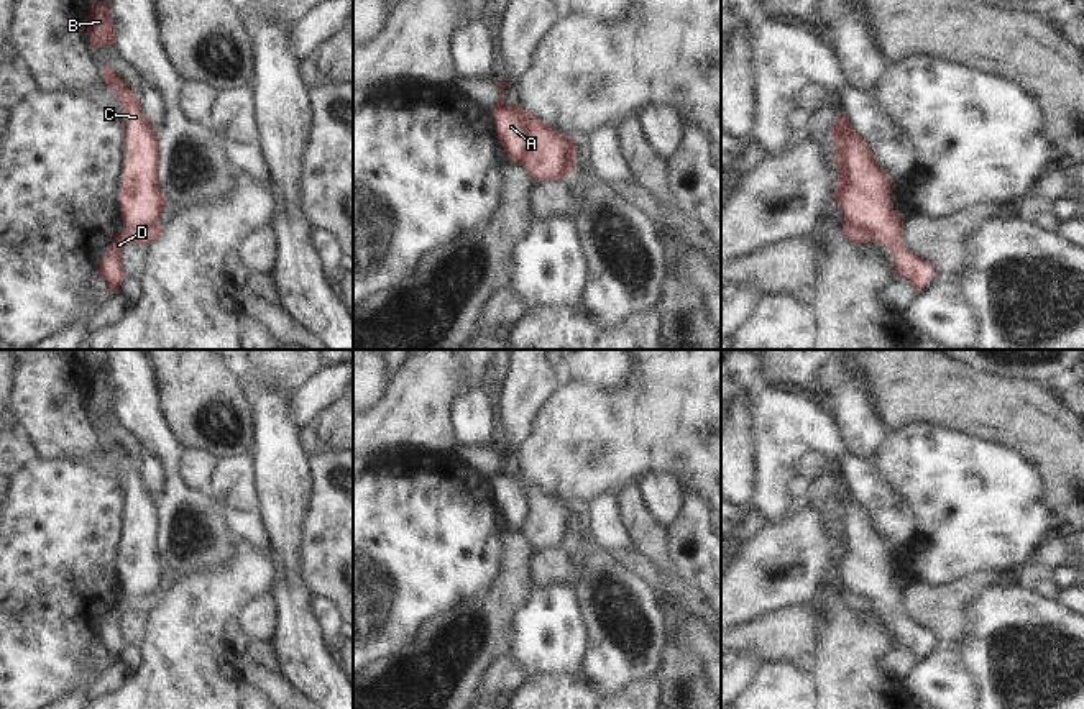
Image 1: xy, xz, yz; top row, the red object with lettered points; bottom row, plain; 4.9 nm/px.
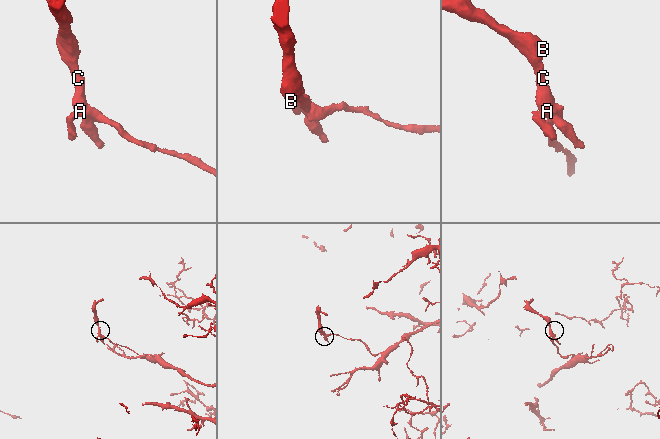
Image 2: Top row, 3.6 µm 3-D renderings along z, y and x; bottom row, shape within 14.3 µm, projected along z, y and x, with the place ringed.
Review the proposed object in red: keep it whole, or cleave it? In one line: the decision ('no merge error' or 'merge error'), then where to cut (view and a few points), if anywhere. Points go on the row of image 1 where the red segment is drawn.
merge error | xz (509, 107), (526, 117), (529, 130), (529, 153), (519, 163)

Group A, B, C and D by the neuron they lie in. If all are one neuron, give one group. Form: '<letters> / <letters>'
A B C / D

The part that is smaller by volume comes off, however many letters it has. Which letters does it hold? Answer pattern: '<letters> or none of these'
A, B, C.

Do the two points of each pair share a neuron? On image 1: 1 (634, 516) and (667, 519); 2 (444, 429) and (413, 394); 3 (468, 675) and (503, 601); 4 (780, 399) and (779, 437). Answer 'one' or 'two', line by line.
1: two
2: one
3: one
4: one

